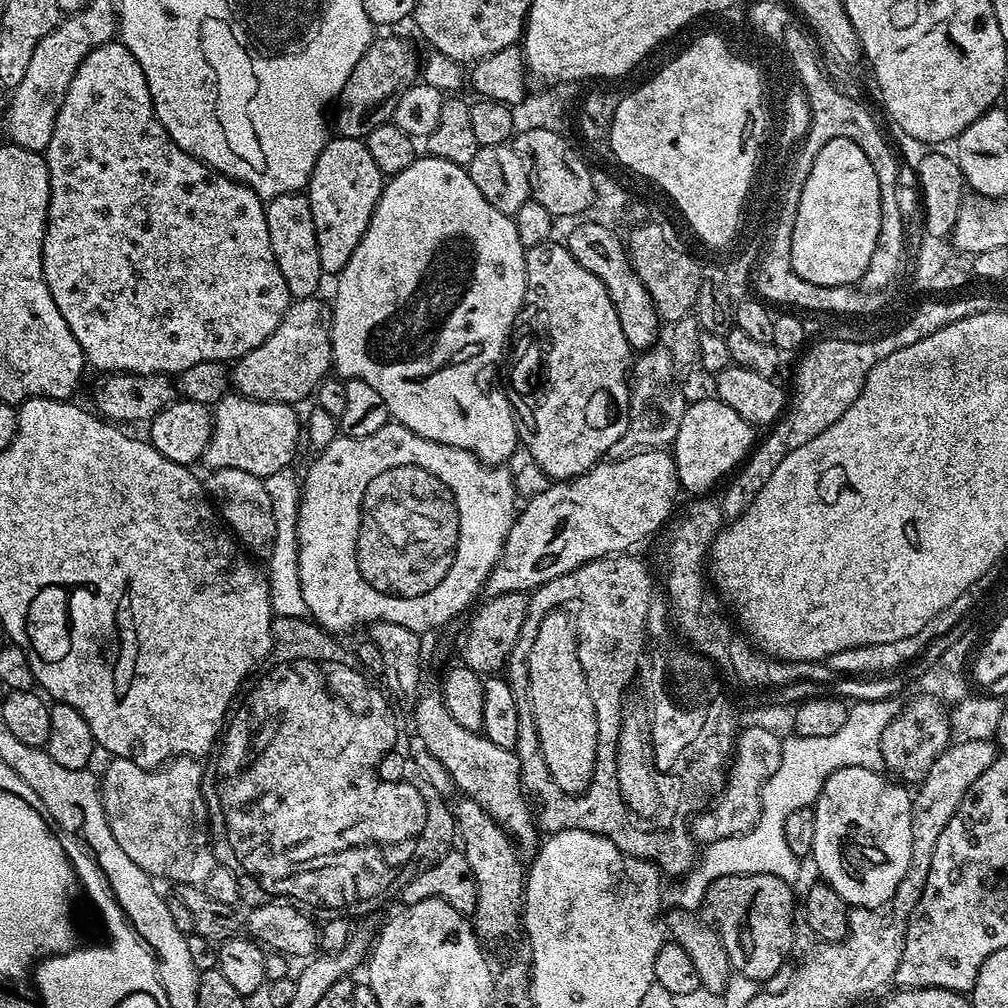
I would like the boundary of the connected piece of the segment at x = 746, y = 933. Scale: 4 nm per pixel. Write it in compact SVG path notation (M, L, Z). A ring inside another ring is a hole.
M774 874L723 876L708 887L702 919L722 938L733 973L768 982L783 964L789 963L796 920L798 924L798 896L792 893L792 888L789 881Z

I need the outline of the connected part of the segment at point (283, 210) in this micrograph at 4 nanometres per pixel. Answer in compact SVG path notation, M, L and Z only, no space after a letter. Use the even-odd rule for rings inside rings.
M287 192L267 201L264 209L266 226L270 230L270 246L286 278L286 290L292 300L310 300L320 288L320 263L318 262L318 238L314 230L314 214L310 214L310 202L307 195L300 192Z

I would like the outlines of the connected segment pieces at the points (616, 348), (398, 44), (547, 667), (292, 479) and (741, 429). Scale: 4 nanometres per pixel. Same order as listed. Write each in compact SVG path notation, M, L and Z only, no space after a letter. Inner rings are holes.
M550 239L524 253L529 293L550 314L548 320L552 324L552 353L548 355L548 396L544 396L543 402L534 409L536 437L527 440L523 447L532 455L529 456L531 463L542 466L549 478L556 482L567 482L599 464L611 453L614 442L626 434L630 418L630 349L606 286L578 263L567 246L556 243L555 239Z
M384 36L381 40L380 37L373 39L366 54L362 54L362 58L358 58L358 66L354 66L350 78L346 78L346 86L342 86L339 96L334 101L334 112L336 108L335 131L346 138L364 140L370 134L370 130L374 130L380 124L389 123L396 111L397 96L417 83L420 65L421 61L418 56L416 60L416 52L412 49L410 41L403 40L400 36Z
M564 610L549 612L541 622L538 636L534 639L534 646L530 646L528 655L528 694L533 706L533 718L541 754L544 755L549 773L564 792L582 793L586 792L595 774L596 748L600 744L600 731L594 714L594 704L587 690L586 678L583 677L582 665L578 660L573 617L566 612Z
M286 467L274 470L274 474L263 477L274 514L274 538L266 556L266 575L273 613L282 618L305 618L308 616L308 607L306 598L302 598L302 578L299 577L298 568L298 510L302 484L292 471L291 467Z
M705 398L691 401L682 414L682 426L678 426L674 445L679 487L683 491L685 488L686 491L692 492L688 494L704 494L712 490L720 479L723 481L729 473L739 469L744 463L754 447L752 435L752 425L734 414L734 410L730 410L730 406L726 406L721 400Z

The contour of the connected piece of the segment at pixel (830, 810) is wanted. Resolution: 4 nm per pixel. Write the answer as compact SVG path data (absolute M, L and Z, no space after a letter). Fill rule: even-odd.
M843 768L826 782L820 791L820 797L814 805L814 846L811 863L816 863L820 871L819 879L829 884L844 899L845 904L858 908L876 908L887 902L898 890L906 870L910 866L912 853L912 796L899 783L893 782L887 775L874 768Z

